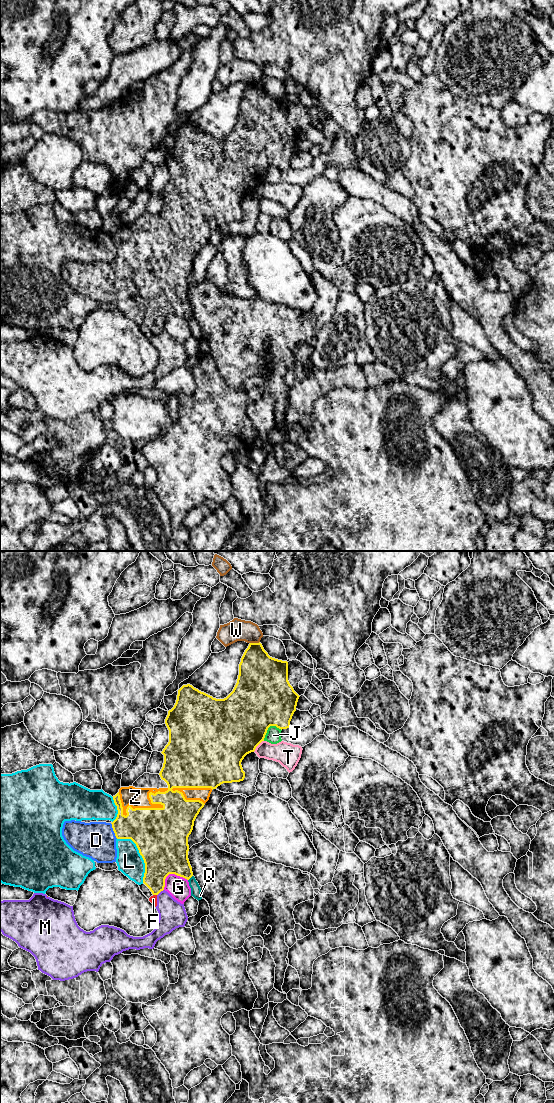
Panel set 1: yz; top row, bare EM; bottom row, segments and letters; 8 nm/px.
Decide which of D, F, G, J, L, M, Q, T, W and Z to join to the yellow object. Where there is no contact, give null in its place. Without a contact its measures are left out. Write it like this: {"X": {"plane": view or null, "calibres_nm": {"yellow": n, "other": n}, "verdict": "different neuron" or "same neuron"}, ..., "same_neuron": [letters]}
{"D": {"plane": "yz", "calibres_nm": {"yellow": 300, "other": 300}, "verdict": "same neuron"}, "F": {"plane": "yz", "calibres_nm": {"yellow": 220, "other": 60}, "verdict": "different neuron"}, "G": {"plane": "yz", "calibres_nm": {"yellow": 400, "other": 180}, "verdict": "different neuron"}, "J": {"plane": "yz", "calibres_nm": {"yellow": 480, "other": 120}, "verdict": "different neuron"}, "L": {"plane": "yz", "calibres_nm": {"yellow": 440, "other": 200}, "verdict": "different neuron"}, "M": {"plane": "yz", "calibres_nm": {"yellow": 260, "other": 220}, "verdict": "different neuron"}, "Q": {"plane": "yz", "calibres_nm": {"yellow": 300, "other": 80}, "verdict": "different neuron"}, "T": {"plane": "yz", "calibres_nm": {"yellow": 480, "other": 180}, "verdict": "different neuron"}, "W": {"plane": "yz", "calibres_nm": {"yellow": 320, "other": 180}, "verdict": "different neuron"}, "Z": {"plane": "yz", "calibres_nm": {"yellow": 440, "other": 160}, "verdict": "same neuron"}, "same_neuron": ["D", "Z"]}

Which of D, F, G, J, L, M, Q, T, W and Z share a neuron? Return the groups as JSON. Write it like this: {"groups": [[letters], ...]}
{"groups": [["D", "Z"], ["F", "M"], ["G"], ["J"], ["L"], ["Q"], ["T"], ["W"]]}

